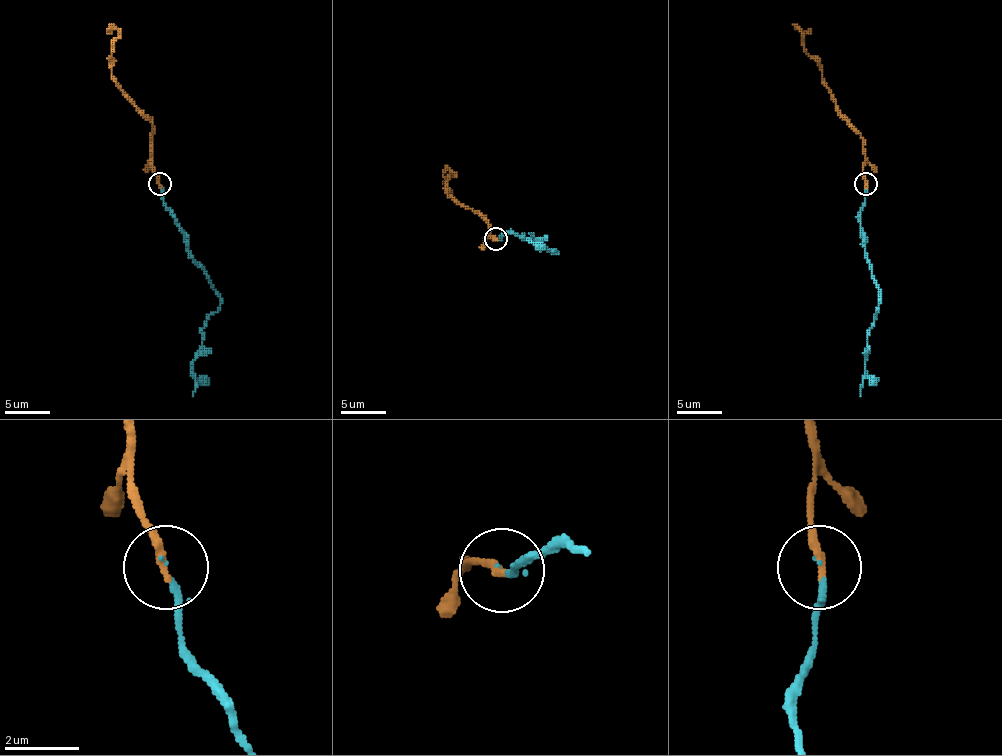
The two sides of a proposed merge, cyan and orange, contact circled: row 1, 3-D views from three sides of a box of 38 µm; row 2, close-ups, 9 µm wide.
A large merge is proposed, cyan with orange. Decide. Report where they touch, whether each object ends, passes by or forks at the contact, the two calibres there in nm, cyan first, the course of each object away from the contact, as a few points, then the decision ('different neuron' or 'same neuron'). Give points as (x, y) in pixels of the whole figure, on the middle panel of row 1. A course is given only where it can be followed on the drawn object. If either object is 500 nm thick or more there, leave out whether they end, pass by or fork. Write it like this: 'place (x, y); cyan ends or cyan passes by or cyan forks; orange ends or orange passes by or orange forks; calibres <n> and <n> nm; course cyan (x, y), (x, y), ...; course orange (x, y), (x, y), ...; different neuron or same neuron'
place (495, 238); cyan passes by; orange ends; calibres 90 and 240 nm; course cyan (495, 238), (515, 233), (556, 251), (529, 238), (529, 233); course orange (495, 238), (488, 238), (488, 224), (447, 195), (447, 179), (454, 177), (447, 170), (443, 174), (447, 183); same neuron

